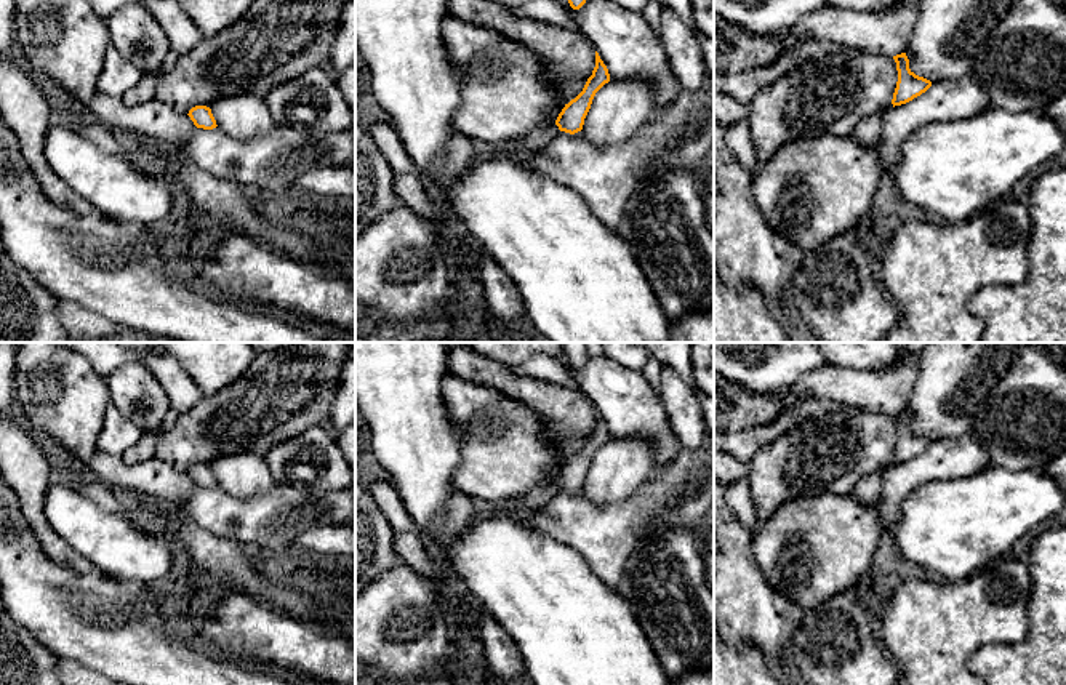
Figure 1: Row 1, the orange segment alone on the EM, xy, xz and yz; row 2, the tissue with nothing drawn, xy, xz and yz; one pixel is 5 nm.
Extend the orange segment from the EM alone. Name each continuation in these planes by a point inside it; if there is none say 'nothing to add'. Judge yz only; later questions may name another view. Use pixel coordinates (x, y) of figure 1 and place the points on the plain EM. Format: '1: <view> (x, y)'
nothing to add

